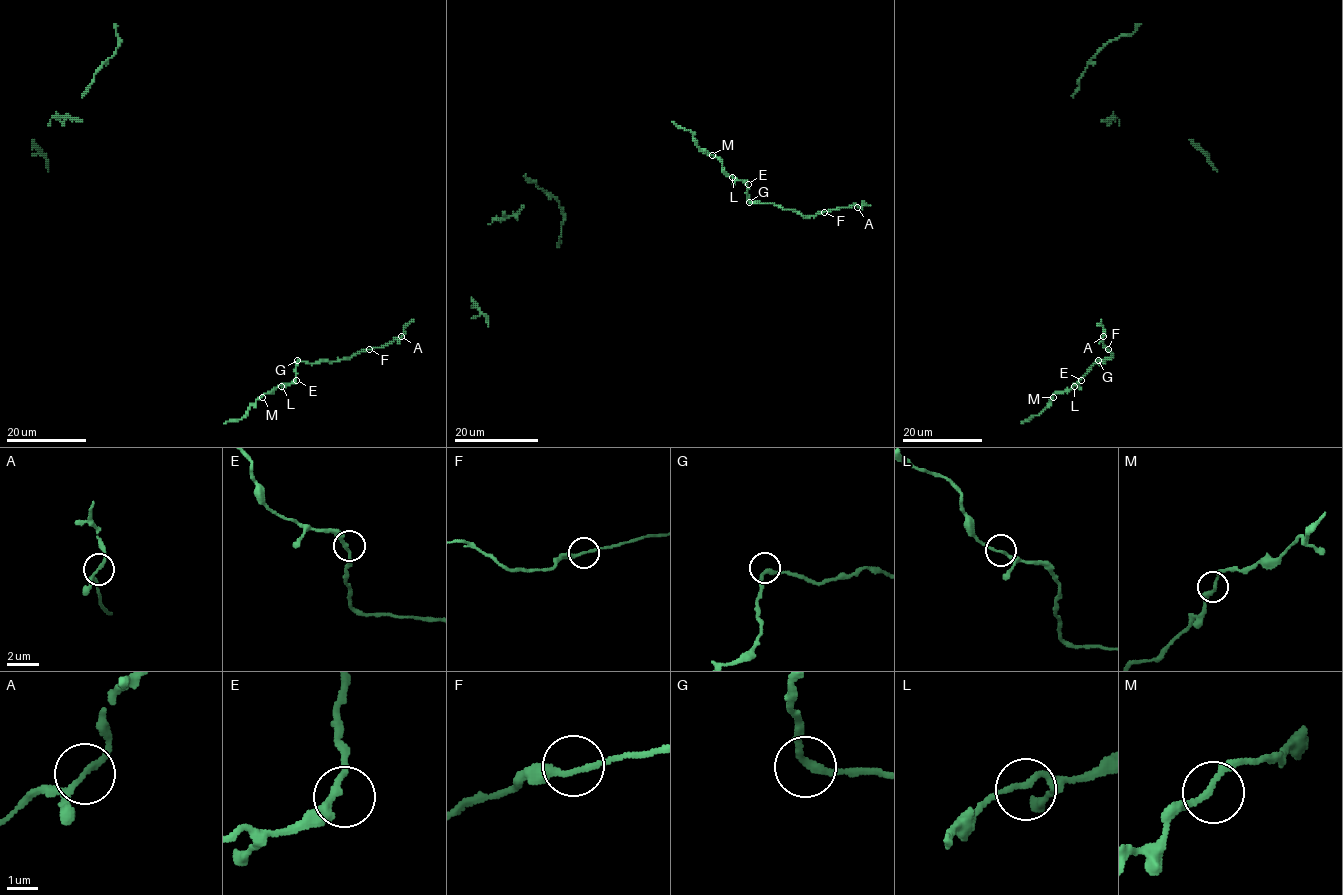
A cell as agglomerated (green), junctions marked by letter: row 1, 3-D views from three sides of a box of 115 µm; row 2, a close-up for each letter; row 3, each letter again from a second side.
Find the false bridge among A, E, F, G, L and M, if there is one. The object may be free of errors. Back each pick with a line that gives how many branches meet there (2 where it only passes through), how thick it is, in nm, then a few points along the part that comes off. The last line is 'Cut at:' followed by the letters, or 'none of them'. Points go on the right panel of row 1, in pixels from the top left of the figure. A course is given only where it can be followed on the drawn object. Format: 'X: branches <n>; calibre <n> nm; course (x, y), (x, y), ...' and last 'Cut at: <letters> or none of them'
Cut at: none of them

